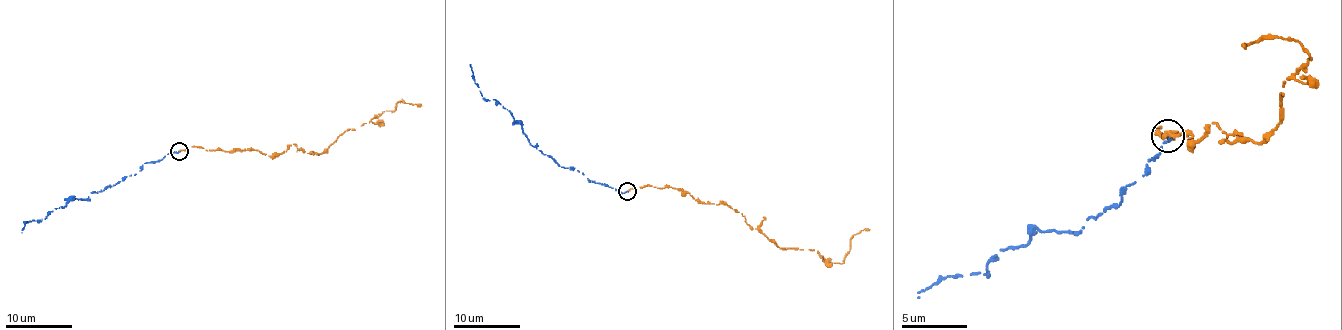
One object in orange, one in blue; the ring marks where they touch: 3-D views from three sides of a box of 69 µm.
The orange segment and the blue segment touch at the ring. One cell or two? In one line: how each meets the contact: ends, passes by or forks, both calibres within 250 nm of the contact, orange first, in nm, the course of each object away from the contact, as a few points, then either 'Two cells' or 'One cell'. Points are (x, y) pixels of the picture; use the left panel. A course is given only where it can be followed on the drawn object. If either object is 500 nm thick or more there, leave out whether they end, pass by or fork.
At the ring orange ends. At the ring blue ends. Thickness 200 nm (orange) against 190 nm. Course of orange: (179, 150), (199, 147), (279, 155), (294, 143), (299, 150), (319, 153), (344, 132), (402, 100), (422, 105). Course of blue: (179, 152), (144, 163), (134, 175), (107, 185), (85, 198), (72, 198), (47, 217), (25, 223), (22, 232). One cell

